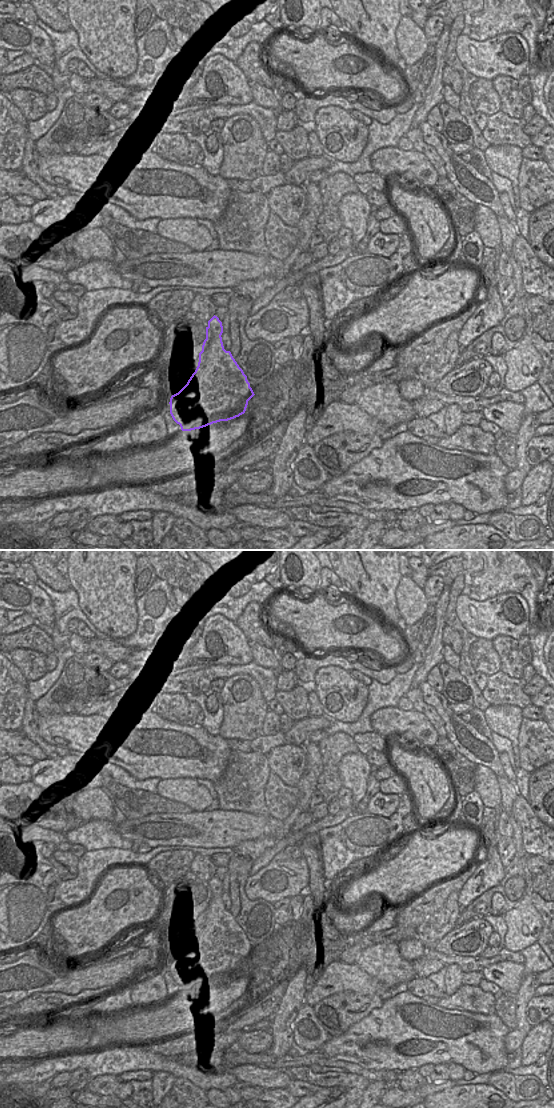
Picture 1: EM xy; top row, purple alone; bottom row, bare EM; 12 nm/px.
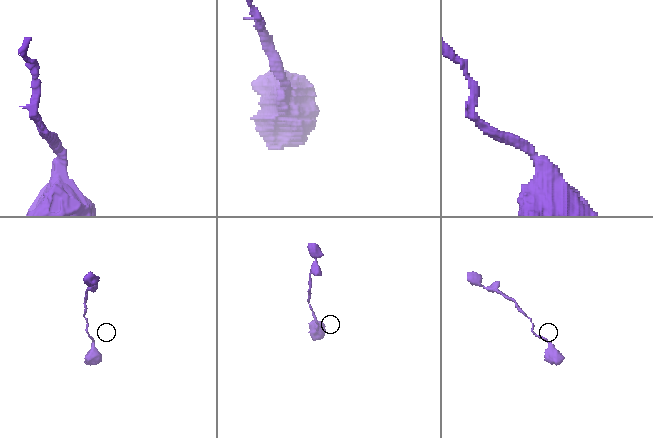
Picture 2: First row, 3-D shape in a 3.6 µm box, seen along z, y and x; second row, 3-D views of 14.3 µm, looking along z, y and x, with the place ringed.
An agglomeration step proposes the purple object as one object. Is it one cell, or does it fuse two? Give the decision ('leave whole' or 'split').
split

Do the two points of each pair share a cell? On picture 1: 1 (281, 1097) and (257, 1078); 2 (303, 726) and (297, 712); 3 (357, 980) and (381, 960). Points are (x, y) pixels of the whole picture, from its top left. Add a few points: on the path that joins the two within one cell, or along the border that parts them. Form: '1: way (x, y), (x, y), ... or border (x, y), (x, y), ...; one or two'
1: border (285, 1088), (269, 1088), (264, 1091); two
2: border (307, 716), (295, 722); two
3: border (355, 963), (385, 987); two

